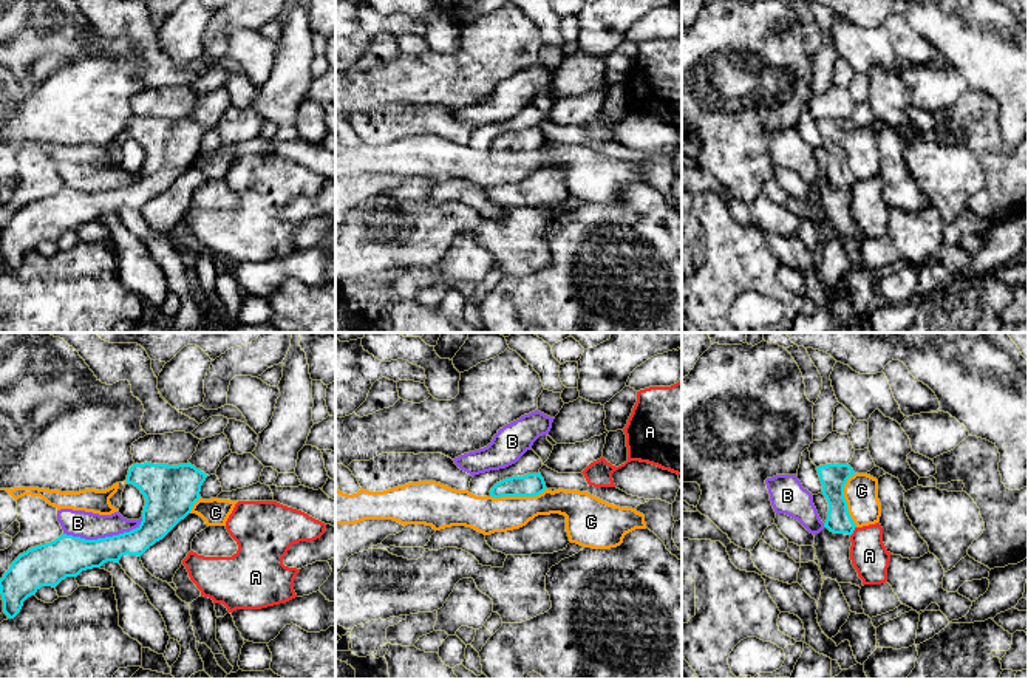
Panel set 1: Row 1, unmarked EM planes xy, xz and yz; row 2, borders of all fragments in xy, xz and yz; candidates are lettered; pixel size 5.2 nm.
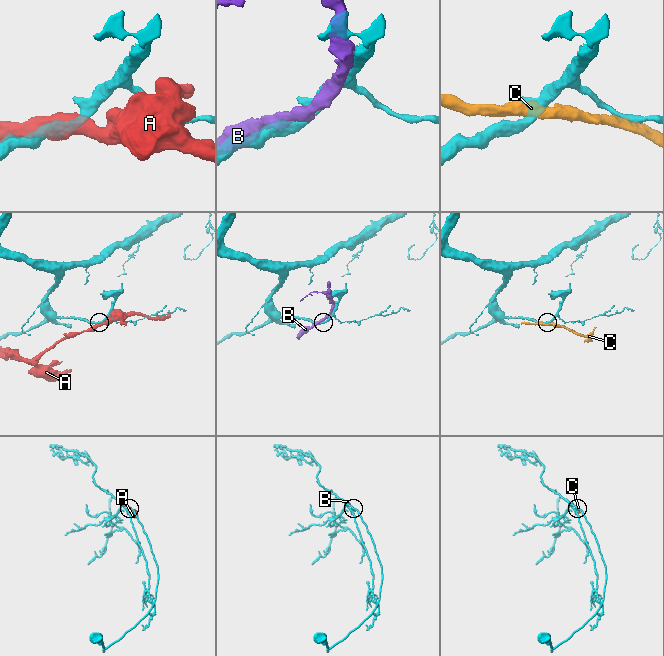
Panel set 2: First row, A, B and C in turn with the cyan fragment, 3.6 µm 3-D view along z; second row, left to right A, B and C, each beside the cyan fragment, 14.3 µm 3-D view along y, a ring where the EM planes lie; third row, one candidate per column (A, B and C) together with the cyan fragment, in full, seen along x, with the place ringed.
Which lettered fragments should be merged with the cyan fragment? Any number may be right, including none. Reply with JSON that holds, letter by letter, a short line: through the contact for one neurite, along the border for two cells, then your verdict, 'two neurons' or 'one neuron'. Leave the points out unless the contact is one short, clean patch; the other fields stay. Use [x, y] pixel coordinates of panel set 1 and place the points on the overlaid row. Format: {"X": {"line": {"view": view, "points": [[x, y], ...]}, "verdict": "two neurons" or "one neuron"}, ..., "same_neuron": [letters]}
{"A": {"line": {"view": "yz", "points": [[855, 526], [850, 535]]}, "verdict": "two neurons"}, "B": {"verdict": "two neurons"}, "C": {"line": {"view": "xz", "points": [[546, 487], [535, 495], [490, 497]]}, "verdict": "two neurons"}, "same_neuron": []}

